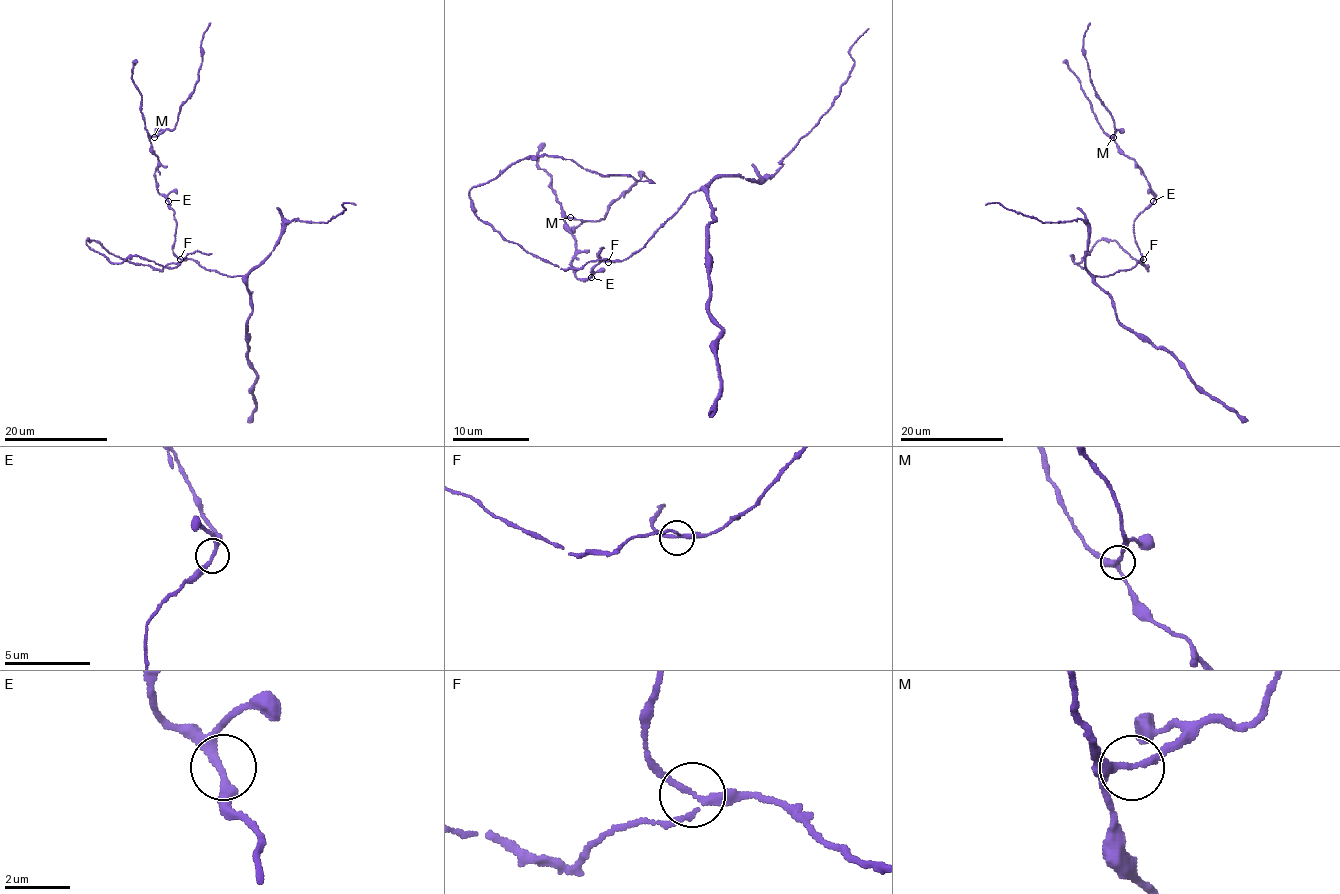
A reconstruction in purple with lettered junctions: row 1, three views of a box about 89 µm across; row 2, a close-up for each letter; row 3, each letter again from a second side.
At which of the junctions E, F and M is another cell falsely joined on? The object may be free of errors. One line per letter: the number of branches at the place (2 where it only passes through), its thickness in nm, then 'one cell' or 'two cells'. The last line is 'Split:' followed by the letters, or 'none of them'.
E: 3 branches meet; 200 nm thick; one cell
F: 3 branches meet; 170 nm thick; one cell
M: 3 branches meet; 200 nm thick; one cell
Split: none of them

